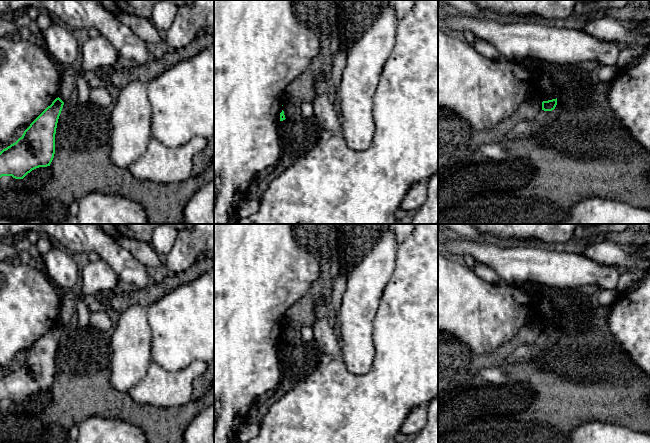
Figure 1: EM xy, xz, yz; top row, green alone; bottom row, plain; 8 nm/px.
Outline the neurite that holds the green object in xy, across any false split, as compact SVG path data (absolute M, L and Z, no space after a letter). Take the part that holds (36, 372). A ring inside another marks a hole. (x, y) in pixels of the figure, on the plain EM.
M58 321L24 355L13 368L0 376L0 402L12 400L23 403L32 394L50 390L55 378L55 358L64 326Z

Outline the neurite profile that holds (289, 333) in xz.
M297 326L283 328L283 335L284 335L285 342L291 341L299 334L300 334L300 331L299 331L299 327Z

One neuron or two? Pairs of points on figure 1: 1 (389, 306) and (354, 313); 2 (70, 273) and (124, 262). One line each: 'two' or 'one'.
1: two
2: two

